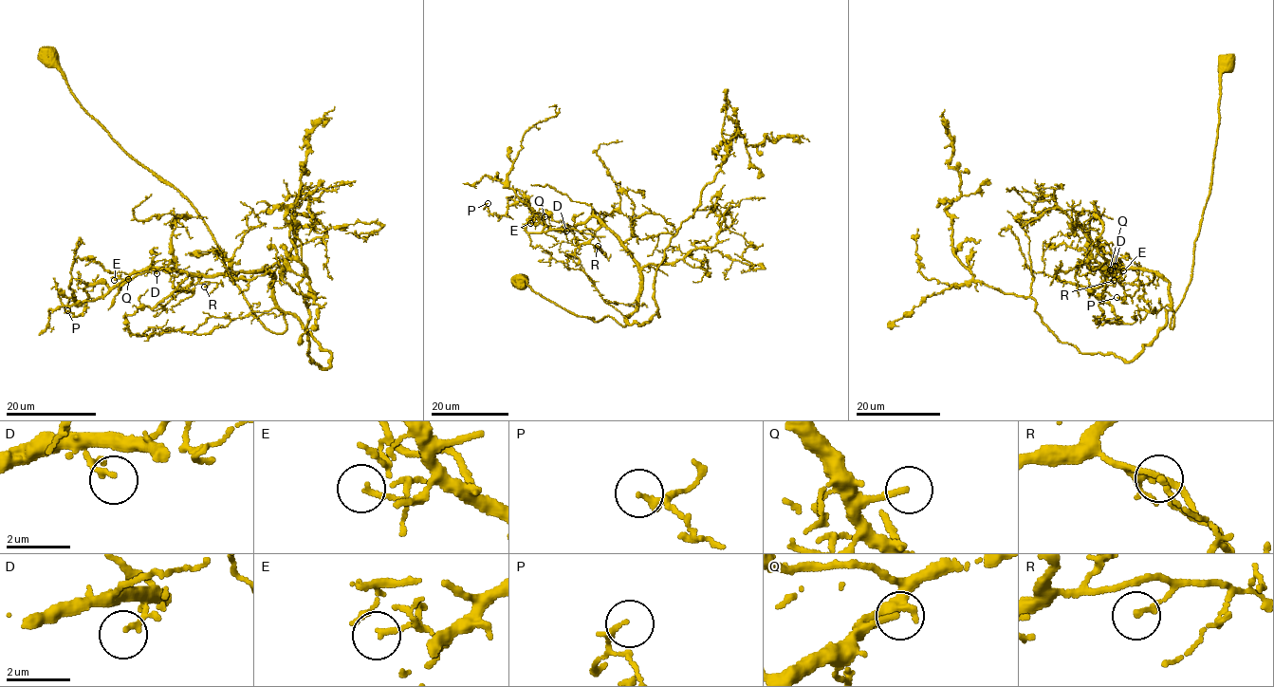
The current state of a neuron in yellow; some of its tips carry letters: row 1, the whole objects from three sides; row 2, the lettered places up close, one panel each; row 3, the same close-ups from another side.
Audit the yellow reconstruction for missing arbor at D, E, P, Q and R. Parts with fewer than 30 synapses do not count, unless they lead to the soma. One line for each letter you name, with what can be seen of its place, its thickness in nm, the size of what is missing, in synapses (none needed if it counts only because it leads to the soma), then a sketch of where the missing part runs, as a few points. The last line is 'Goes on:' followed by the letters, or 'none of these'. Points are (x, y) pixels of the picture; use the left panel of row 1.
Q: (128, 279) | 170 nm | 60 syn | (128, 279), (131, 277), (124, 245), (144, 249)
Goes on: Q

